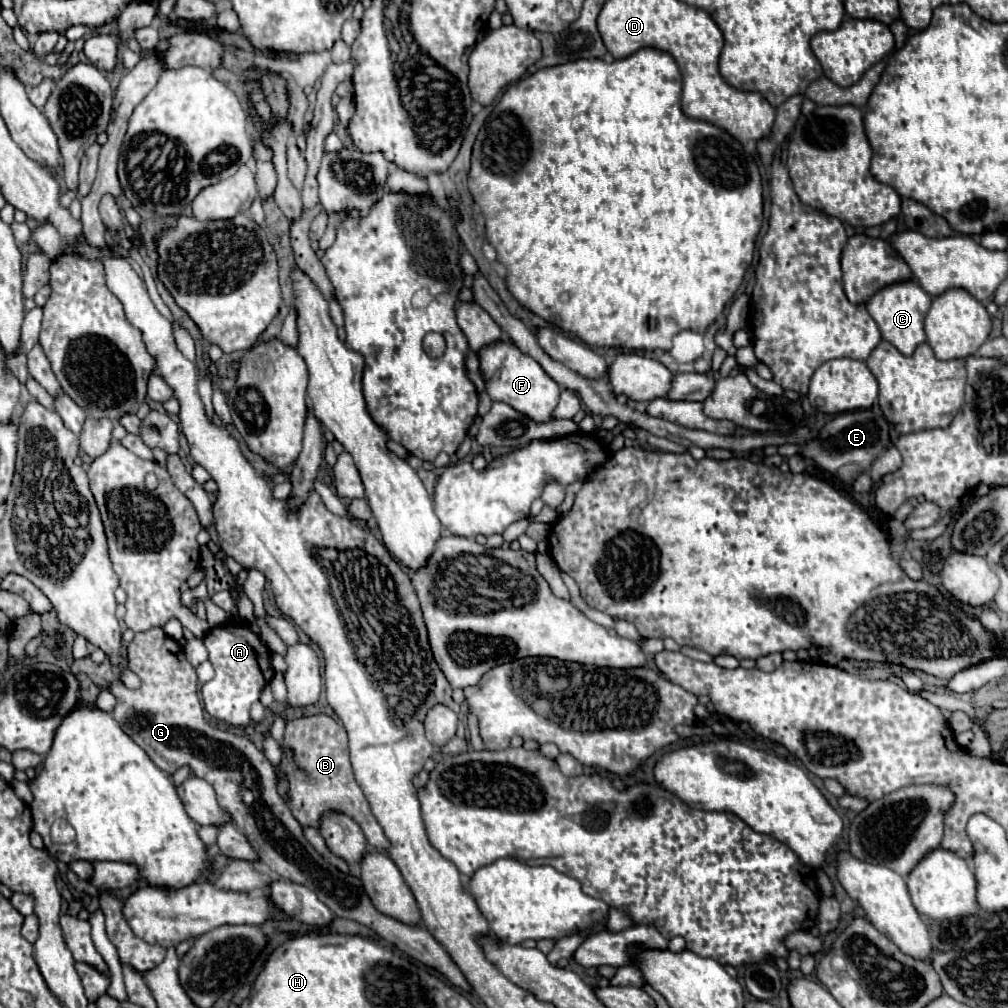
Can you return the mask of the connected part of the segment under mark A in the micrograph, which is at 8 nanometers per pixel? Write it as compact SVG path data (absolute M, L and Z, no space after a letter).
M235 621L209 629L203 643L205 643L205 649L209 651L209 661L215 669L215 677L211 681L203 683L203 687L201 687L205 711L211 717L225 721L229 725L235 725L235 727L249 725L245 728L245 733L254 734L255 730L249 724L251 723L251 717L249 717L251 705L255 701L259 701L259 697L261 697L261 705L265 709L269 709L269 705L273 703L273 693L267 685L273 679L271 649L261 641L261 637L257 633L251 631L251 627L235 623Z

